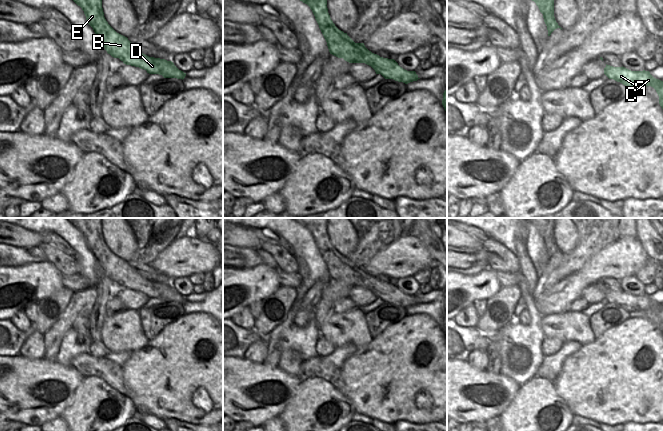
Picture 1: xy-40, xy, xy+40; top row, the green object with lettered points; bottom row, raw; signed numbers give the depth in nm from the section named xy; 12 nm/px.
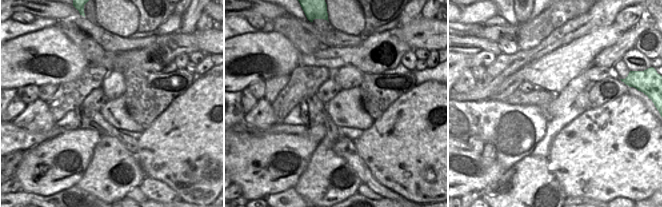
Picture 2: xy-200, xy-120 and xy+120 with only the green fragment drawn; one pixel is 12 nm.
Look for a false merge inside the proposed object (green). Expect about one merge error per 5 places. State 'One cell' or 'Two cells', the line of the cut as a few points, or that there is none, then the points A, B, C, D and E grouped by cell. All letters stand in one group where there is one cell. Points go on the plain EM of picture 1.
Two cells. Split along xy-40 (171, 285), (168, 290), (160, 289), (157, 297). Groups: A C / B D E

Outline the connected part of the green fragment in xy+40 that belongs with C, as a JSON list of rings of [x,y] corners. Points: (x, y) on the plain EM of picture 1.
[[[610,289],[604,292],[604,298],[609,302],[623,309],[632,311],[651,310],[658,320],[659,328],[663,333],[663,305],[654,302],[649,295],[631,295],[625,291],[611,291]]]

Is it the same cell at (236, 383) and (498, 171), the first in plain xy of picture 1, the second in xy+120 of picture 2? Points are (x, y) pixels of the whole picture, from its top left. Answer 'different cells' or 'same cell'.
same cell

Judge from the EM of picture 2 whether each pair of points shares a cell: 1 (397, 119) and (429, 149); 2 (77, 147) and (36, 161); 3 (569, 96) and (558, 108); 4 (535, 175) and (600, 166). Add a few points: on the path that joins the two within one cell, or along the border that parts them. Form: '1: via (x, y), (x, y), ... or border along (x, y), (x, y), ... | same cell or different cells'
1: via (405, 127), (421, 143) | same cell
2: via (67, 149), (60, 151), (49, 161), (46, 161) | same cell
3: via (566, 99), (560, 105) | same cell
4: border along (546, 157), (548, 169), (558, 181), (564, 193) | different cells

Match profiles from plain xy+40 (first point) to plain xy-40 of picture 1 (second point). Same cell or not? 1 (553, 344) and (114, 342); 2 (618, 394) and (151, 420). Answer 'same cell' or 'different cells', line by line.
1: different cells
2: different cells

